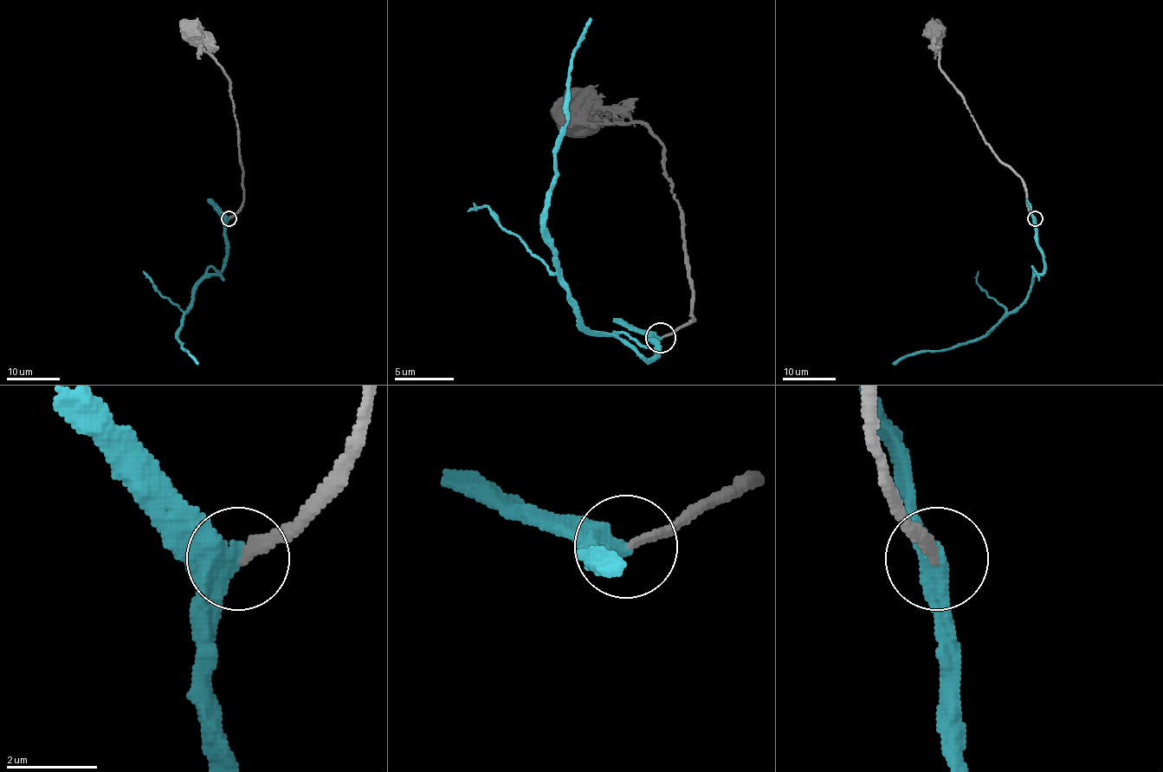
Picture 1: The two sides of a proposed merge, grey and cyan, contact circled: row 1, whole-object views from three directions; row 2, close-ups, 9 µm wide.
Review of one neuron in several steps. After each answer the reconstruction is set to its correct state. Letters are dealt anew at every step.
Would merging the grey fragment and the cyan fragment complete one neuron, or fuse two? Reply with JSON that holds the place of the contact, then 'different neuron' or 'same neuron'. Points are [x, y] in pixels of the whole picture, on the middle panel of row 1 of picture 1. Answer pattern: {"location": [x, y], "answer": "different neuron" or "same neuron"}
{"location": [660, 338], "answer": "same neuron"}

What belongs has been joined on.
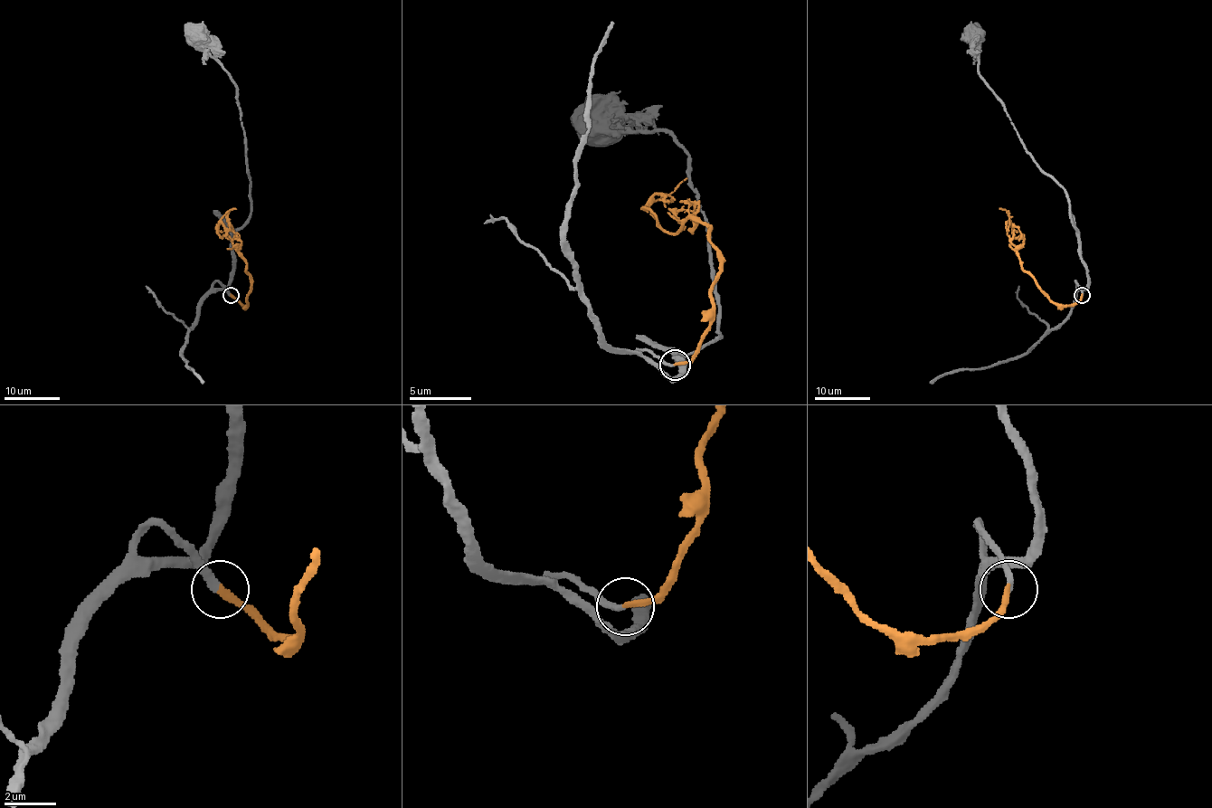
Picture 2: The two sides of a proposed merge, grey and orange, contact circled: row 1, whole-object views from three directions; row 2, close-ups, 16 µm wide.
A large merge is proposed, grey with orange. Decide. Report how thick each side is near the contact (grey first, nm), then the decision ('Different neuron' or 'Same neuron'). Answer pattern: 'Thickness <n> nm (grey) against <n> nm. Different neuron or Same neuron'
Thickness 280 nm (grey) against 260 nm. Same neuron

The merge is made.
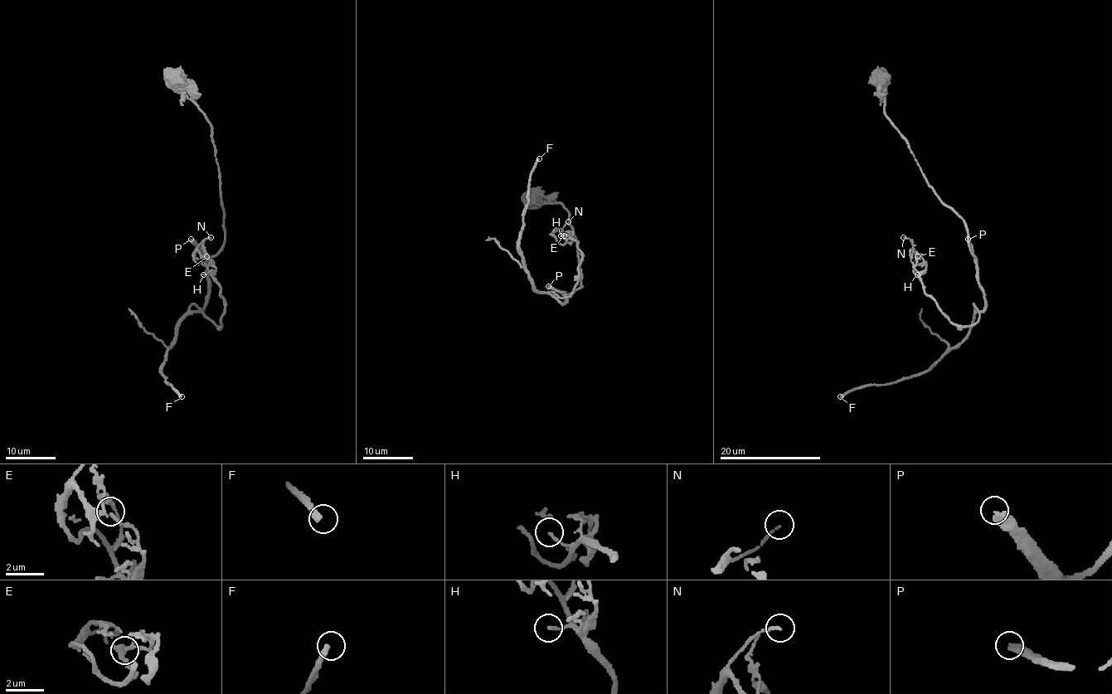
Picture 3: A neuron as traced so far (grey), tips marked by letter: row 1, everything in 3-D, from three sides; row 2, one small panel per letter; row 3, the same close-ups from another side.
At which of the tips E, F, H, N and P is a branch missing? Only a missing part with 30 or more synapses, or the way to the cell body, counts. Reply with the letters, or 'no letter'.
F, P

